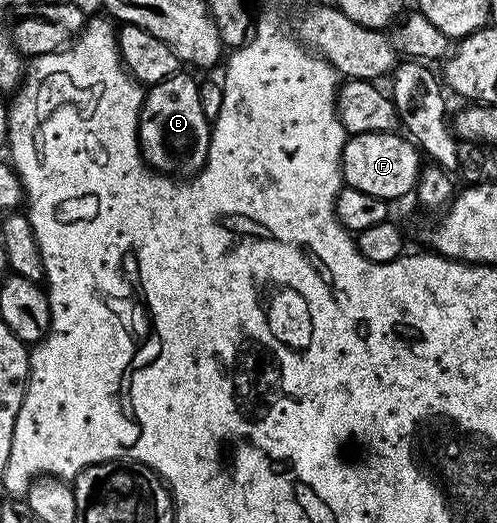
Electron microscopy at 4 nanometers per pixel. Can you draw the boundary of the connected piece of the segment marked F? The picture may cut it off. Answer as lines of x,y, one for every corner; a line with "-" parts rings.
367,132
346,137
345,146
341,149
341,176
344,185
355,188
359,192
367,192
367,196
379,196
386,200
401,198
404,194
412,195
417,188
417,177
421,175
423,158
418,147
408,137
400,138
399,135
401,134
397,132
387,134

